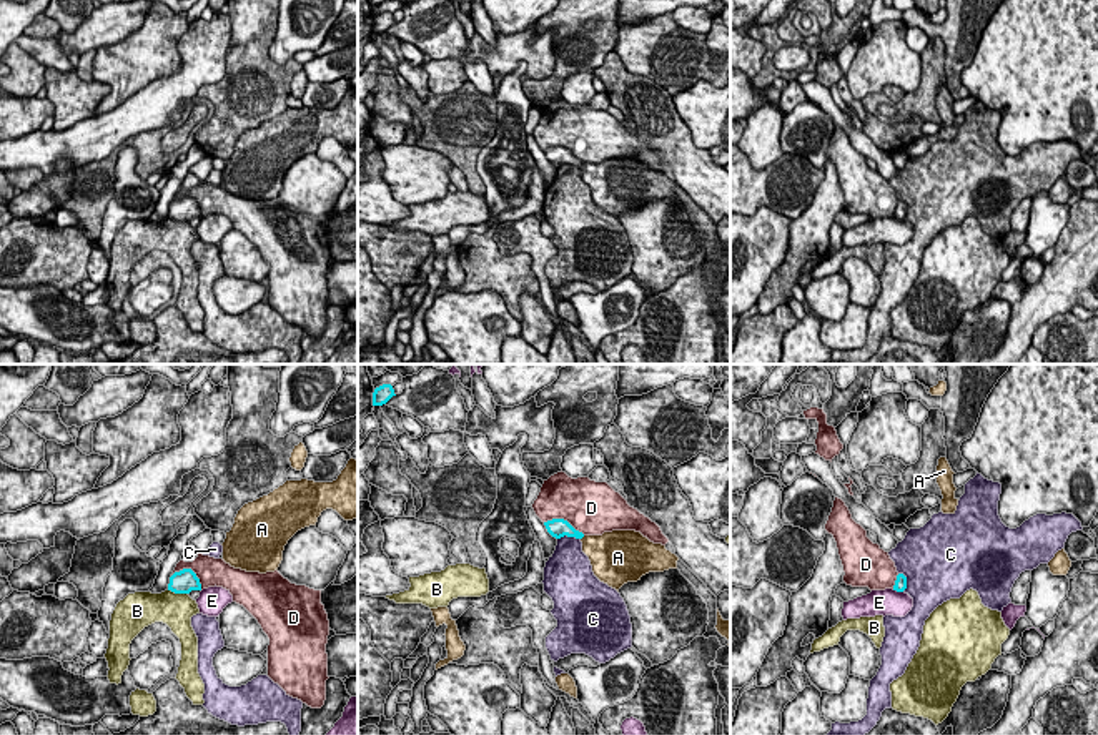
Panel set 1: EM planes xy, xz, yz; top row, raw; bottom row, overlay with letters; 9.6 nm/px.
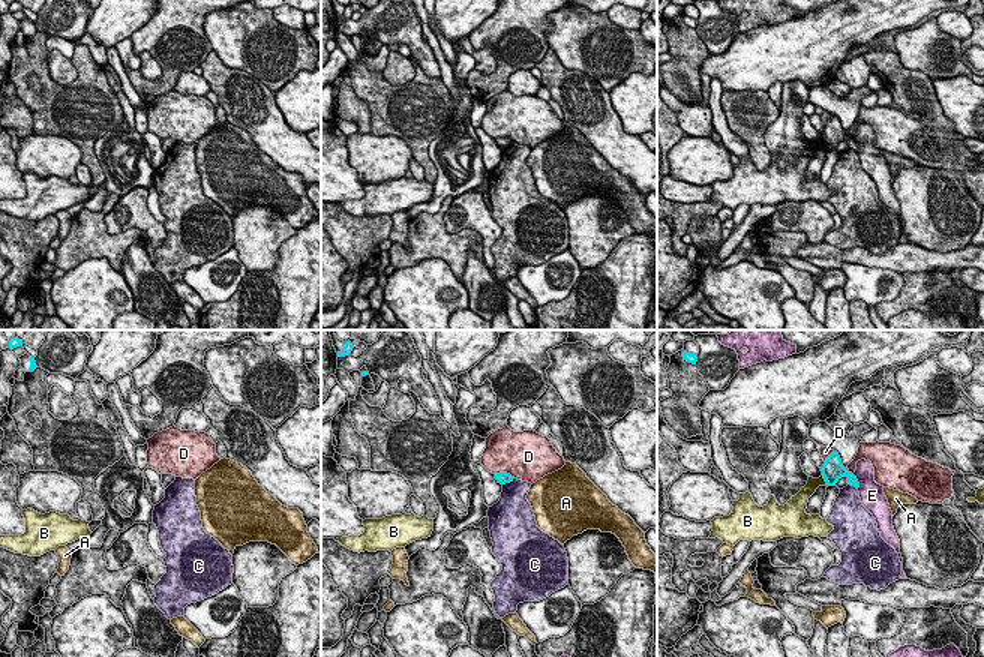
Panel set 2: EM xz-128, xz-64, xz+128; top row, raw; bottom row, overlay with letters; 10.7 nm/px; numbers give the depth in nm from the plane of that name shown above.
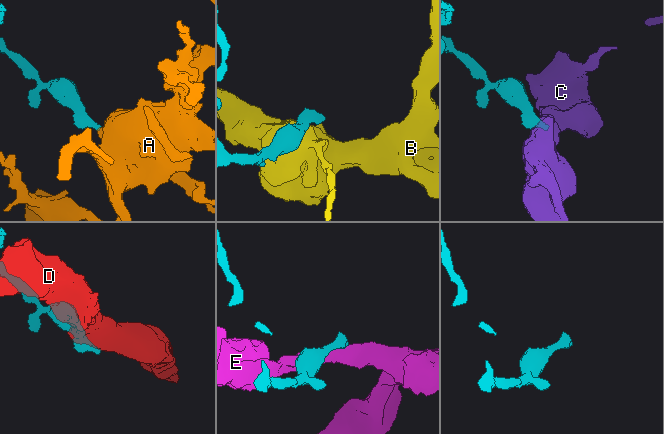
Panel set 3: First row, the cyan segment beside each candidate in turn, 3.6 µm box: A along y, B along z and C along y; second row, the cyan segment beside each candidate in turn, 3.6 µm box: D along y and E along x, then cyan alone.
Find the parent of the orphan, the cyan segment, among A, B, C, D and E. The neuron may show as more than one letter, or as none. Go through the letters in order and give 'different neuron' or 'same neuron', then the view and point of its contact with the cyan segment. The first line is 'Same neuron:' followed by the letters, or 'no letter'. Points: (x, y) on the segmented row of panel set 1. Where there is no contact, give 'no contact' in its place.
Same neuron: A
A: same neuron; no contact
B: different neuron; contact xy (178, 592)
C: different neuron; contact xz (568, 536)
D: different neuron; contact xy (192, 571)
E: different neuron; contact yz (897, 591)

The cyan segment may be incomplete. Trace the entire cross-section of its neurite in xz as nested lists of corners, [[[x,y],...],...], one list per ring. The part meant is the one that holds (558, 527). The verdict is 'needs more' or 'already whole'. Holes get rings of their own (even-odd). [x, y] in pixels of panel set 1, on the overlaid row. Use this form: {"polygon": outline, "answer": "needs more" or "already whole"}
{"polygon": [[[564,519],[544,522],[547,532],[561,539],[576,537],[589,557],[594,575],[609,587],[619,589],[637,582],[649,572],[677,569],[679,557],[662,544],[654,544],[636,530],[612,530],[602,535],[584,535]]], "answer": "needs more"}

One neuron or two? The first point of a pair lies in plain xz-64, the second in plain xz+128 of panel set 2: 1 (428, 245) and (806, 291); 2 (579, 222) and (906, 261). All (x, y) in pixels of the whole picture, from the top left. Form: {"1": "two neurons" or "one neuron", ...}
{"1": "one neuron", "2": "two neurons"}

